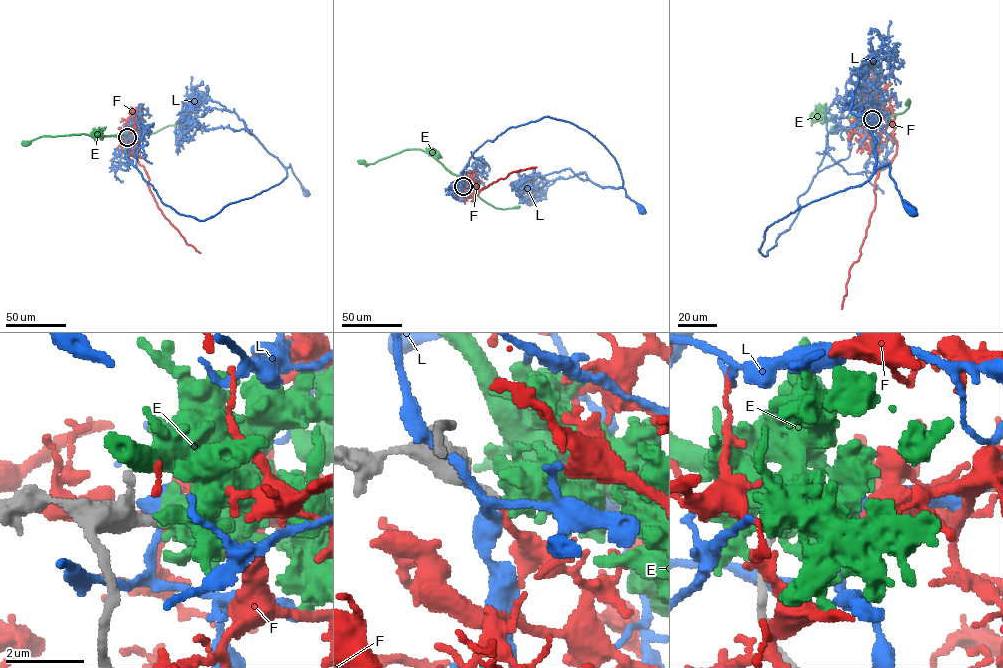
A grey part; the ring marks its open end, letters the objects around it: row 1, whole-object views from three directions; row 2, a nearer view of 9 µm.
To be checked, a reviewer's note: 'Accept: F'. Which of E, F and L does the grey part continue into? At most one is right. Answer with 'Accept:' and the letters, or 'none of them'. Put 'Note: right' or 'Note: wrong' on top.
Note: right
Accept: F

